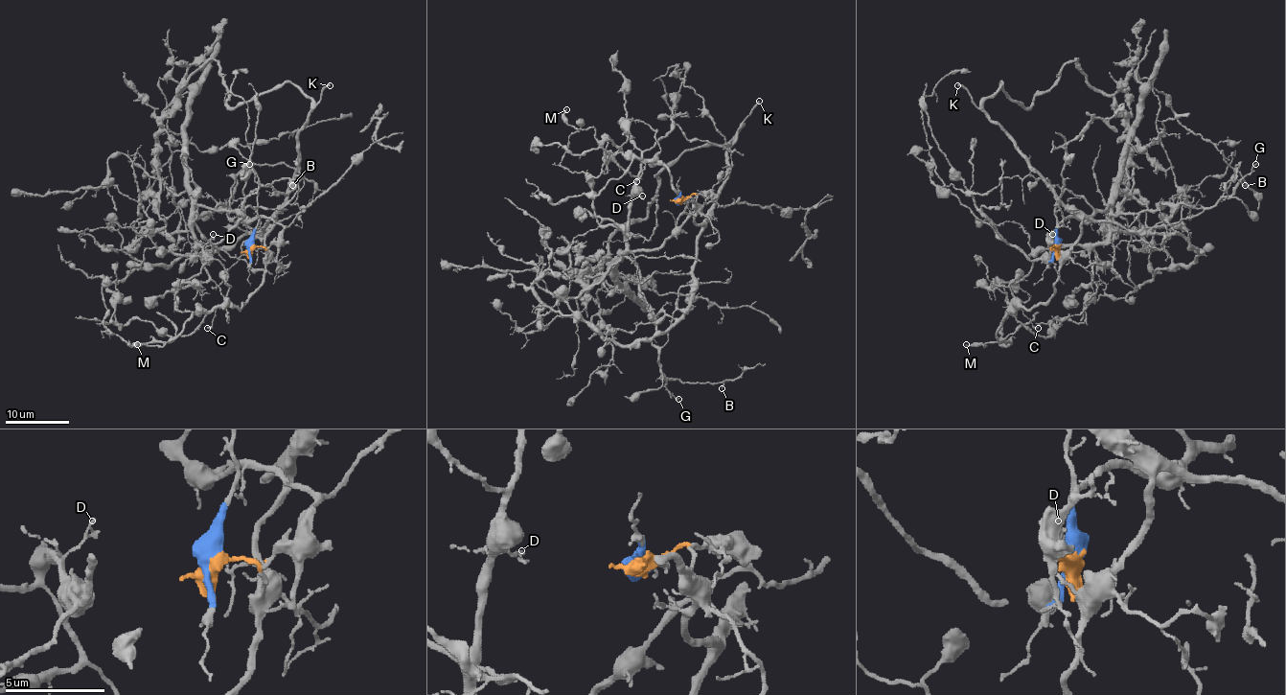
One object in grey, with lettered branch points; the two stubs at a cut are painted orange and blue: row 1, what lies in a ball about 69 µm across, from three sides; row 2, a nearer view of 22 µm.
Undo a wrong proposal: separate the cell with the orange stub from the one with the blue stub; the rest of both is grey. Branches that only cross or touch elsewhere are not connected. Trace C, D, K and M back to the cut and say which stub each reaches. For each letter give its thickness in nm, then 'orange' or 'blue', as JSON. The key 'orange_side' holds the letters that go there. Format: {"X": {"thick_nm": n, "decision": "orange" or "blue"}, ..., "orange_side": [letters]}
{"C": {"thick_nm": 170, "decision": "orange"}, "D": {"thick_nm": 130, "decision": "blue"}, "K": {"thick_nm": 240, "decision": "orange"}, "M": {"thick_nm": 150, "decision": "orange"}, "orange_side": ["C", "K", "M"]}

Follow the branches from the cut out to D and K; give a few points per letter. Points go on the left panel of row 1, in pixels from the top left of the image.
D: (251, 246), (258, 222), (254, 189), (244, 203), (234, 210), (196, 207), (195, 242), (206, 243), (213, 234)
K: (251, 248), (264, 246), (267, 256), (267, 232), (297, 167), (297, 133), (320, 93), (330, 85)

